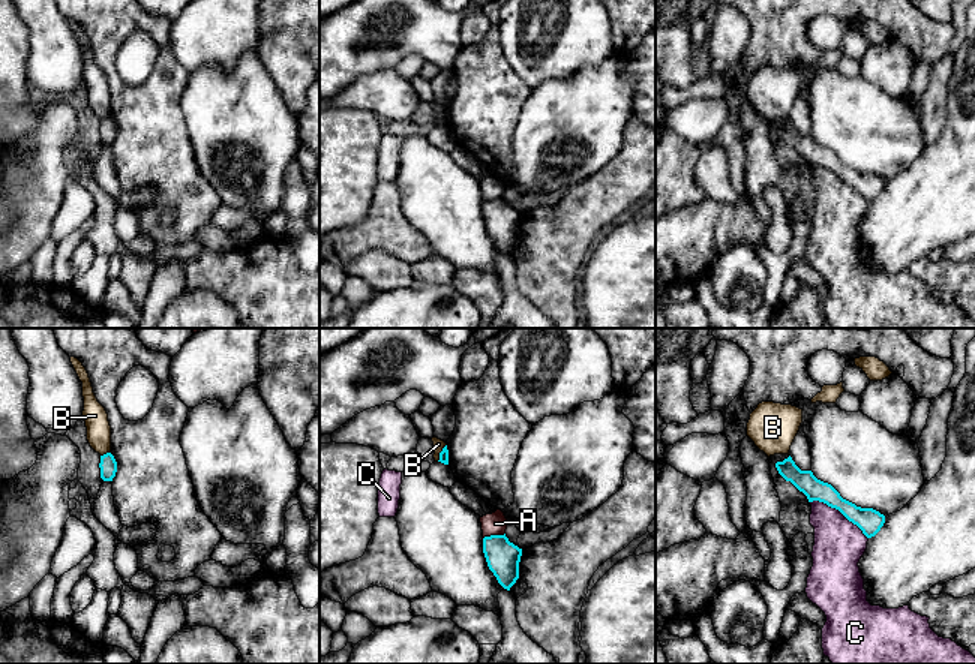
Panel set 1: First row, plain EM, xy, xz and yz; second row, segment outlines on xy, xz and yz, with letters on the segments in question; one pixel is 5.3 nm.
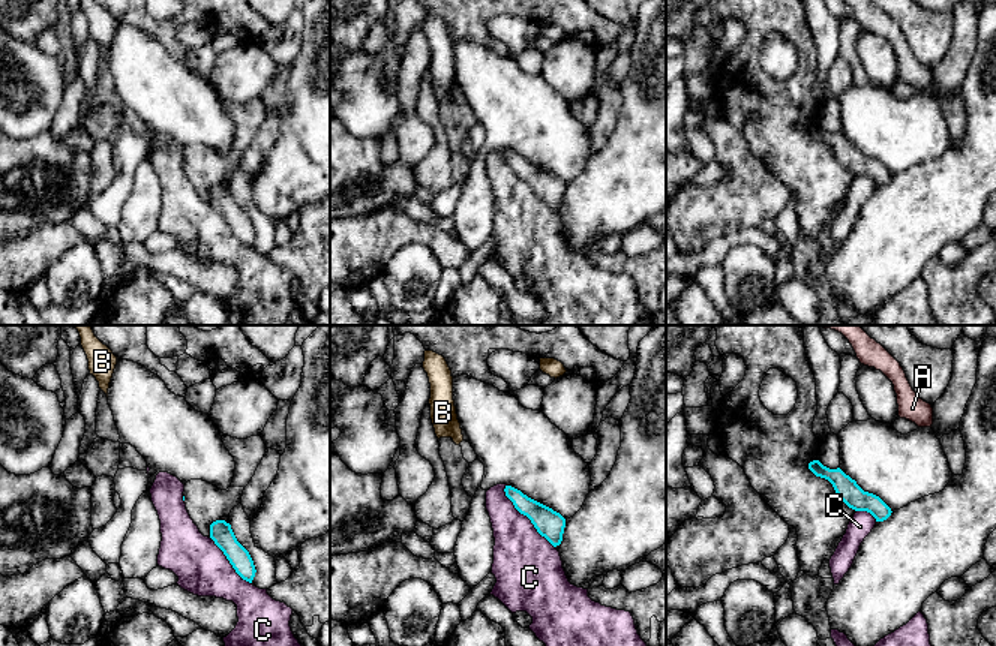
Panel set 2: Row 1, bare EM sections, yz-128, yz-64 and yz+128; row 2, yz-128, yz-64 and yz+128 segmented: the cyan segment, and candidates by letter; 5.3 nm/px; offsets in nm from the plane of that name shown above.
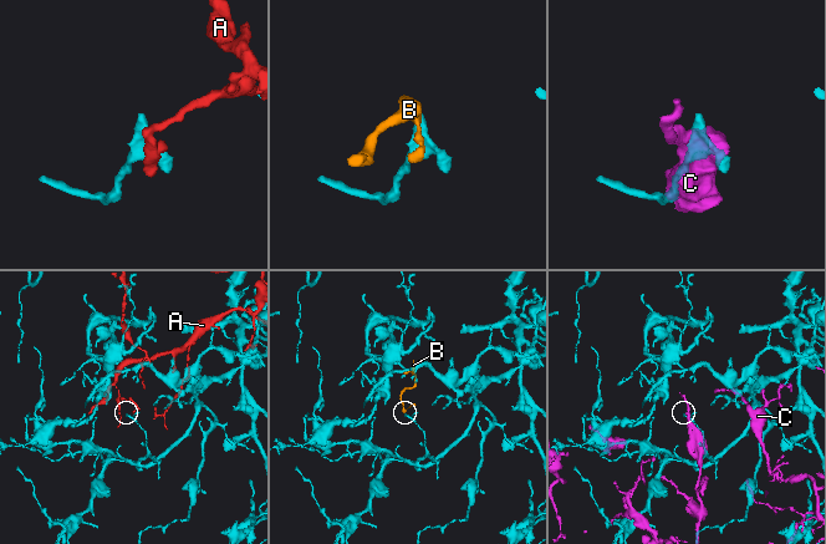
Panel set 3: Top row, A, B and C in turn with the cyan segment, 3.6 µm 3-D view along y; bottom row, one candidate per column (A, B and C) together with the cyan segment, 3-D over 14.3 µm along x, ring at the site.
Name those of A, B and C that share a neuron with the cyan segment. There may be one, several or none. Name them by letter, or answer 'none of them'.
none of them

